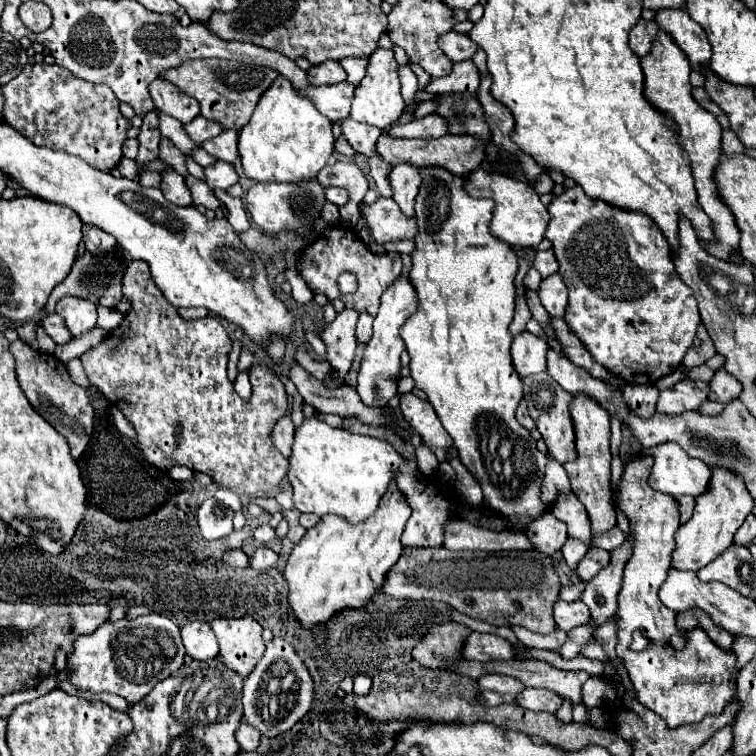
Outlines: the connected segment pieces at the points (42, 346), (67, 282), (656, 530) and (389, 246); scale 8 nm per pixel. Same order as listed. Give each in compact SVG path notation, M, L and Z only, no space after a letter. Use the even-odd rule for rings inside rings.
M37 326L37 344L39 344L39 350L47 352L47 354L53 354L55 350L55 342L51 338L47 338L47 334Z
M83 252L83 256L77 256L75 258L75 264L69 272L69 276L57 284L45 304L45 310L47 314L53 314L55 312L55 304L59 302L59 298L63 296L79 296L79 298L85 298L85 300L91 300L95 304L101 304L101 306L109 306L109 308L115 308L123 294L121 294L121 278L123 278L123 272L127 270L125 264L119 264L119 260L115 260L115 256L91 256L91 252Z
M633 460L623 468L617 504L627 514L631 522L631 530L635 534L633 556L629 558L623 572L623 586L619 592L619 644L617 656L623 660L631 684L635 688L637 700L659 714L669 728L677 728L681 724L691 724L703 720L707 714L719 716L725 706L735 698L735 680L739 674L735 652L723 652L723 648L715 646L713 640L703 632L703 628L693 628L687 632L689 644L685 650L673 650L669 646L669 638L679 634L675 628L675 612L667 608L657 592L659 586L667 578L667 570L671 566L671 552L675 550L675 532L679 528L679 512L675 500L667 494L655 492L647 484L647 476L651 470L651 460ZM635 630L643 630L643 634L651 640L651 648L643 652L629 650L631 637Z
M412 240L390 241L383 244L387 252L398 252L411 255L415 250L415 244Z

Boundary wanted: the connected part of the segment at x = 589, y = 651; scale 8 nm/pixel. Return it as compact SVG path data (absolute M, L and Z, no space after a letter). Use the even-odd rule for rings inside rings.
M593 640L593 642L589 642L583 650L581 650L581 654L583 656L587 656L587 658L599 658L599 660L607 660L607 656L603 654L603 648L601 648L601 644L597 642L597 640Z

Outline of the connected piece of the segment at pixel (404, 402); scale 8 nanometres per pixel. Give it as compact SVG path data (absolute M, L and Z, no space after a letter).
M409 392L401 396L401 412L403 418L411 424L411 430L419 434L423 444L437 456L439 462L443 462L453 446L453 440L443 430L433 406L427 400L421 400Z

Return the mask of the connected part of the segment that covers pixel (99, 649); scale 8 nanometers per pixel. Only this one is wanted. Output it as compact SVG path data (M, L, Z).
M149 614L149 616L139 616L135 620L105 622L95 632L87 636L79 636L79 640L75 640L75 648L67 658L67 680L79 690L111 692L133 704L143 700L155 688L157 682L177 672L183 666L183 656L185 656L185 648L181 644L179 626L167 616Z

